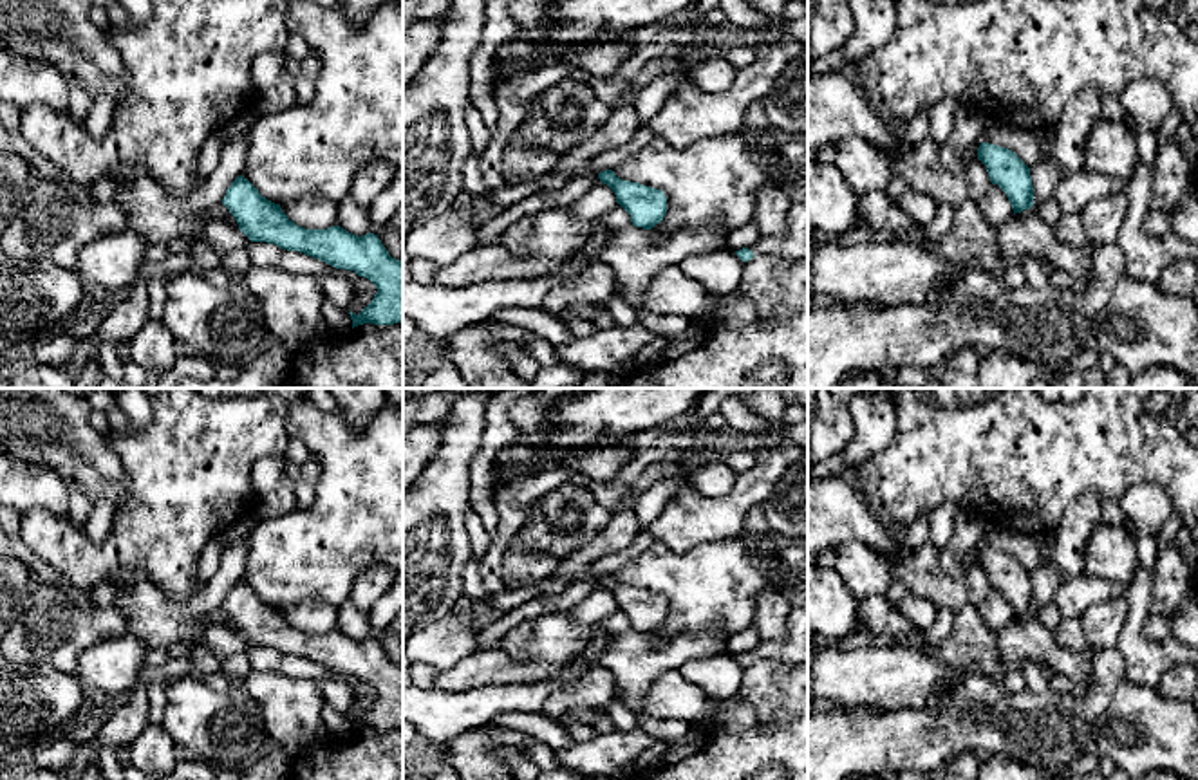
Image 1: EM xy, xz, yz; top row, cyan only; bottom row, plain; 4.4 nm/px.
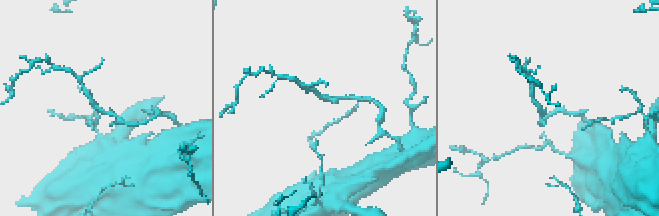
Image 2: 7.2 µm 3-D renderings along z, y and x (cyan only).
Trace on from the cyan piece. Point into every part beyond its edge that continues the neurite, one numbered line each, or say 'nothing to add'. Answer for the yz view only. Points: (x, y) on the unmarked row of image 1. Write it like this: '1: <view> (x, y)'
nothing to add

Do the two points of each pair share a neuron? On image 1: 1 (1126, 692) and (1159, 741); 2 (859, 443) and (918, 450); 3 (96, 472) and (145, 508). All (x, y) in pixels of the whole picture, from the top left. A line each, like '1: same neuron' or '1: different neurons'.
1: same neuron
2: different neurons
3: different neurons

